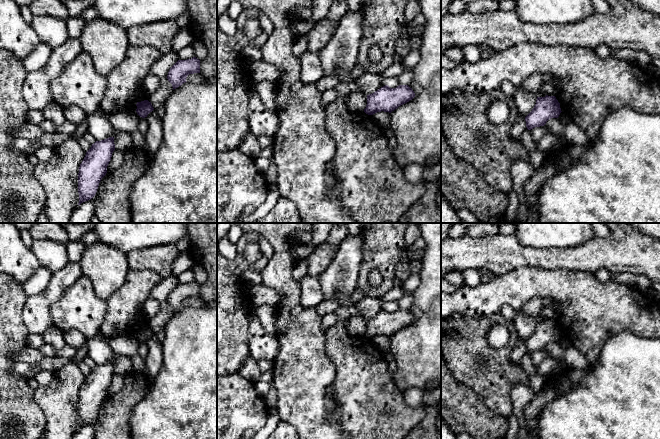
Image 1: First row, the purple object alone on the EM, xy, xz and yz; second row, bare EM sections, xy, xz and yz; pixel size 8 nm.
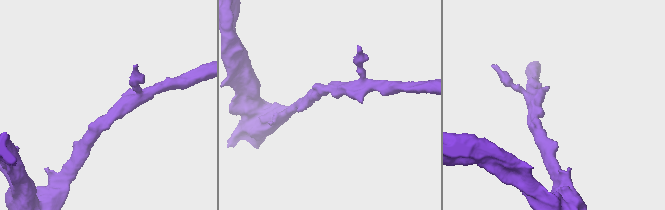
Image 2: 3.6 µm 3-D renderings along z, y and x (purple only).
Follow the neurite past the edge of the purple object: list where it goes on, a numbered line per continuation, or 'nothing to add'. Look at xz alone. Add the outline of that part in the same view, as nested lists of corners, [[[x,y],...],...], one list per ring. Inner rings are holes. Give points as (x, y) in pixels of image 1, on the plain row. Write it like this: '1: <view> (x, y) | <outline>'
nothing to add

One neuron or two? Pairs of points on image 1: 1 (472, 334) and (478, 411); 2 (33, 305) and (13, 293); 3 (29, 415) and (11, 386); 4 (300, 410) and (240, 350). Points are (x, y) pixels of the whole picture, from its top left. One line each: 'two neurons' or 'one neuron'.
1: two neurons
2: two neurons
3: one neuron
4: two neurons

